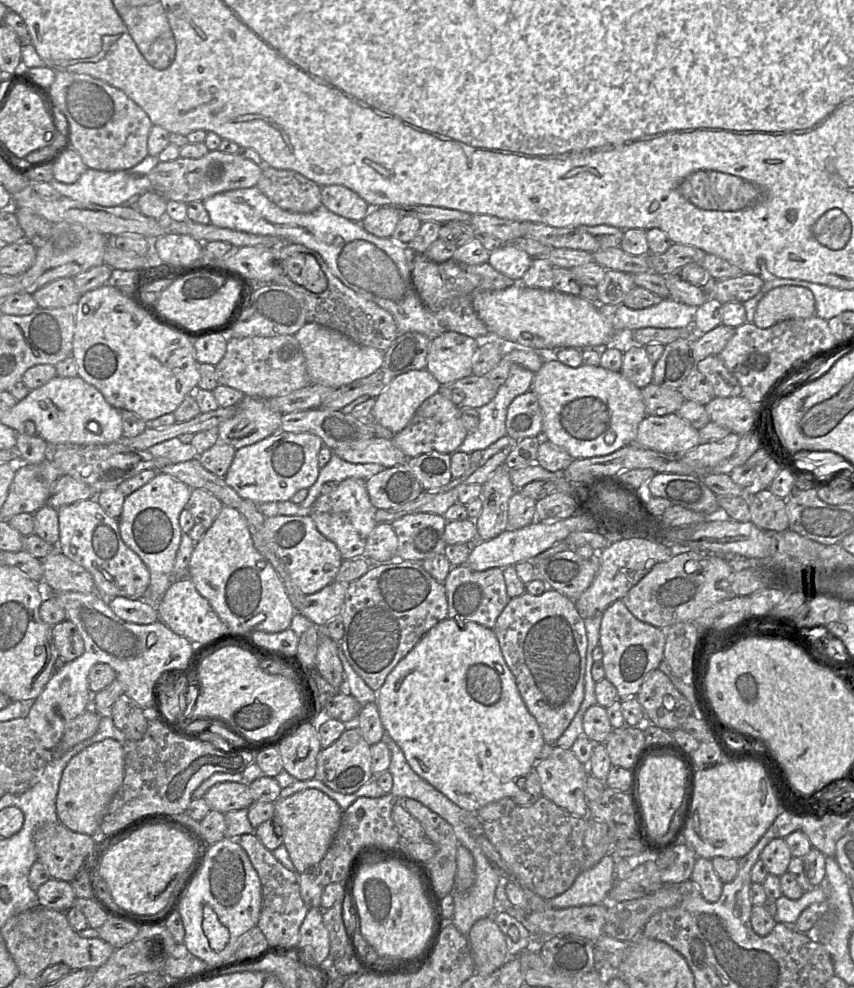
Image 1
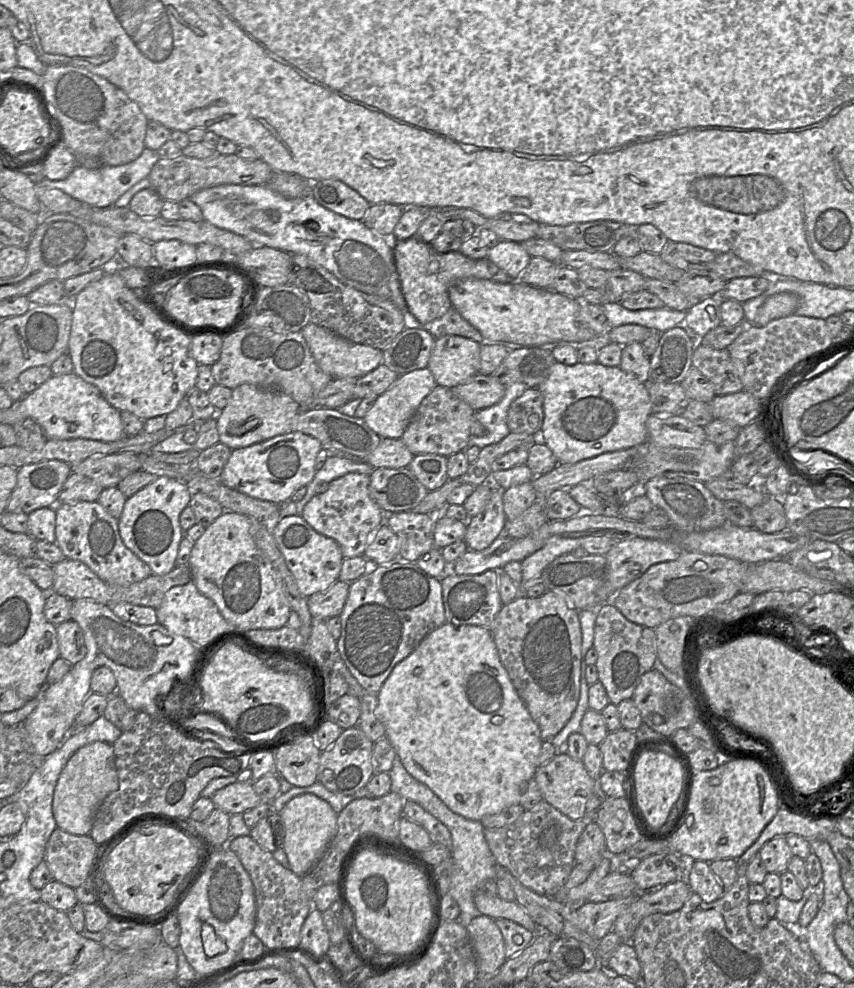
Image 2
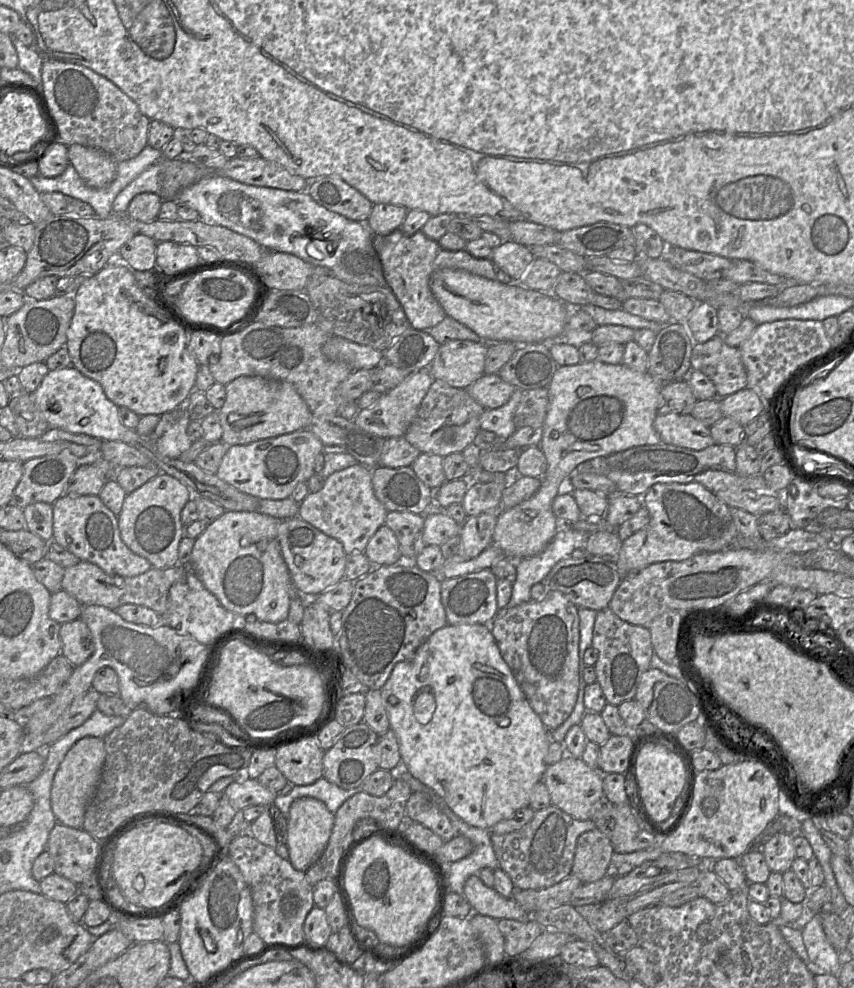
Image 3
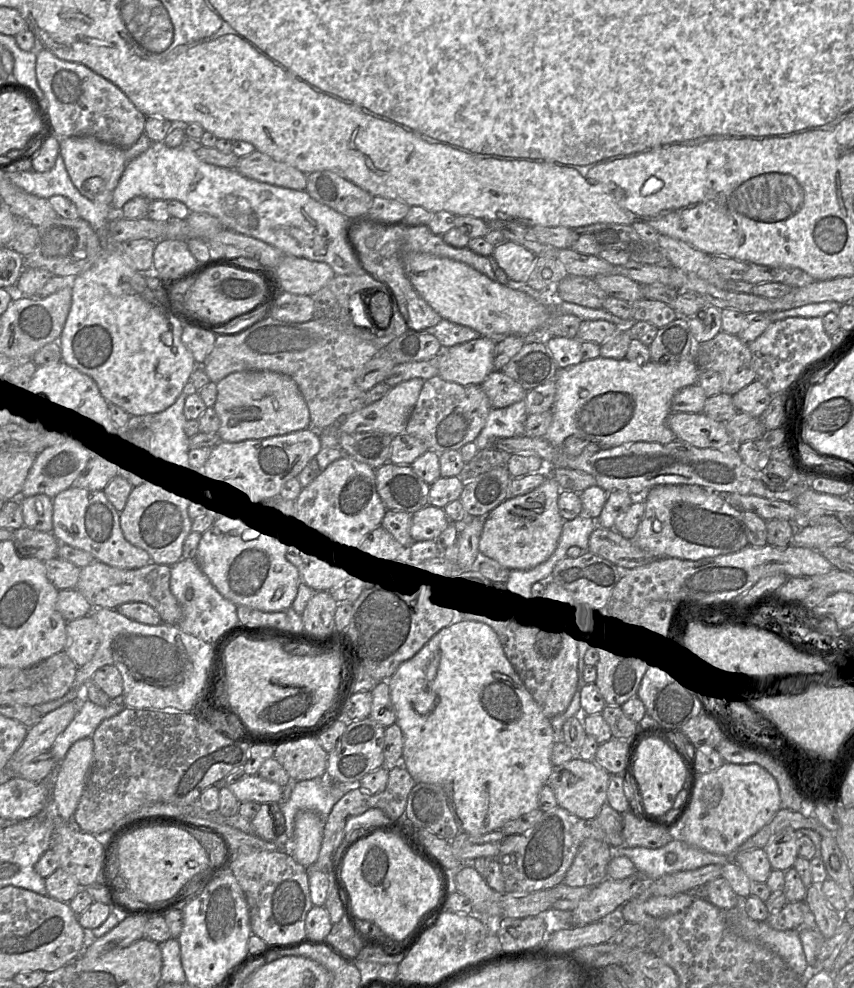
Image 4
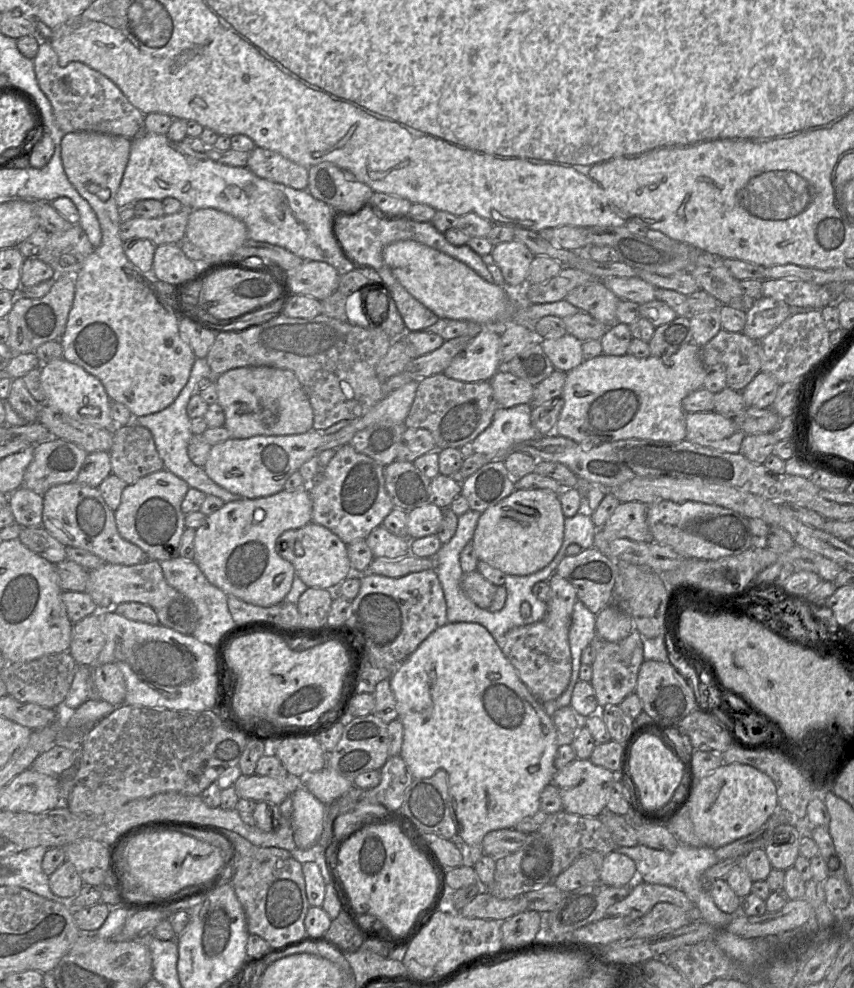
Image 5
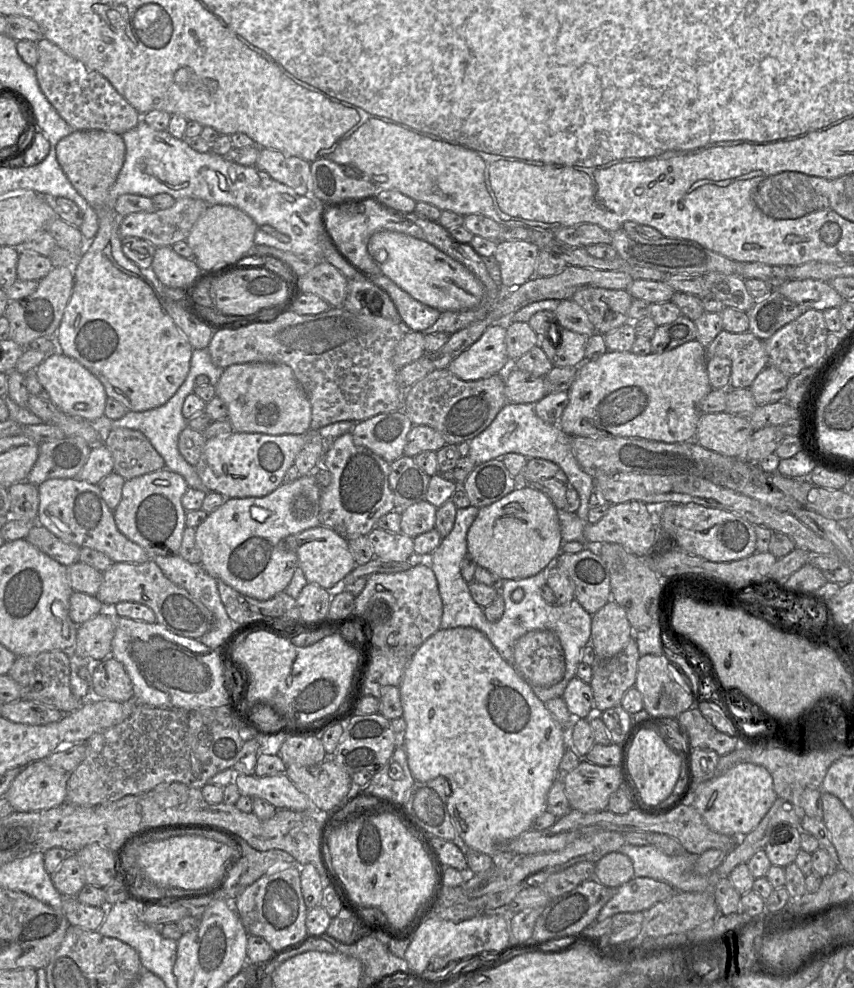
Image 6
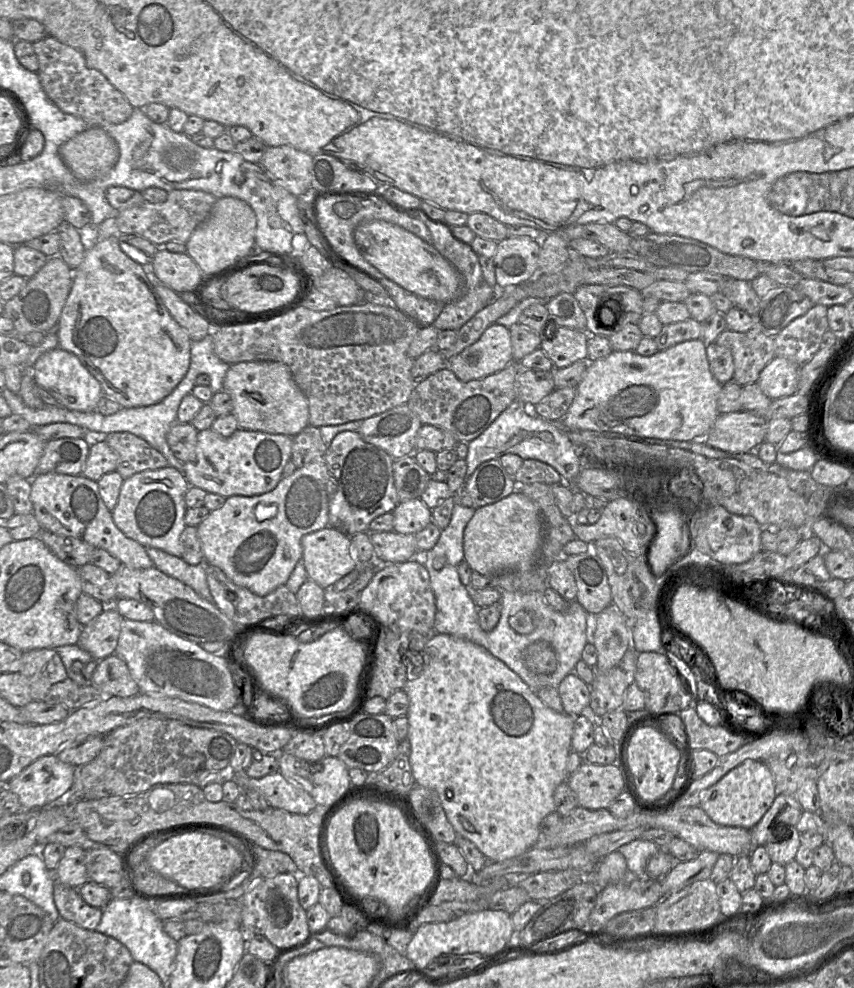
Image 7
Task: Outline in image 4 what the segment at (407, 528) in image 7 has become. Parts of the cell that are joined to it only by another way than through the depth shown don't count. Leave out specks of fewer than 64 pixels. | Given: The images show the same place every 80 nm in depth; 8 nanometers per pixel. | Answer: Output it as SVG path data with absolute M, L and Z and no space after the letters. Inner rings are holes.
M428 504L412 514L410 534L415 542L436 540L449 522L444 509Z

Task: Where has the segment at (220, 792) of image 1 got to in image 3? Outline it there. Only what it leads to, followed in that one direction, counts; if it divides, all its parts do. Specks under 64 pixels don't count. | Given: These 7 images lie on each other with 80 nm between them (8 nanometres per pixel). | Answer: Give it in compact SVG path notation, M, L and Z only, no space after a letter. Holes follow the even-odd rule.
M251 778L244 783L231 783L222 793L236 812L249 806L270 805L277 794L261 785L257 779Z

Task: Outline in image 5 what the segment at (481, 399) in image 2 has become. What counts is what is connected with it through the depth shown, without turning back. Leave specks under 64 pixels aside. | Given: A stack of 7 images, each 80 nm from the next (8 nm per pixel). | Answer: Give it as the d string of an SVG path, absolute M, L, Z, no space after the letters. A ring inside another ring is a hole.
M503 368L498 370L489 382L499 408L530 404L532 401L535 386Z

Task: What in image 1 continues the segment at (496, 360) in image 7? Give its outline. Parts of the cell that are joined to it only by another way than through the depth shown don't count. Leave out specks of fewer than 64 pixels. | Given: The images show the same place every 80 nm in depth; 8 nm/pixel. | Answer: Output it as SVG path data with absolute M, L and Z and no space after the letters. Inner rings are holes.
M453 331L431 339L426 370L445 385L472 374L478 340Z

